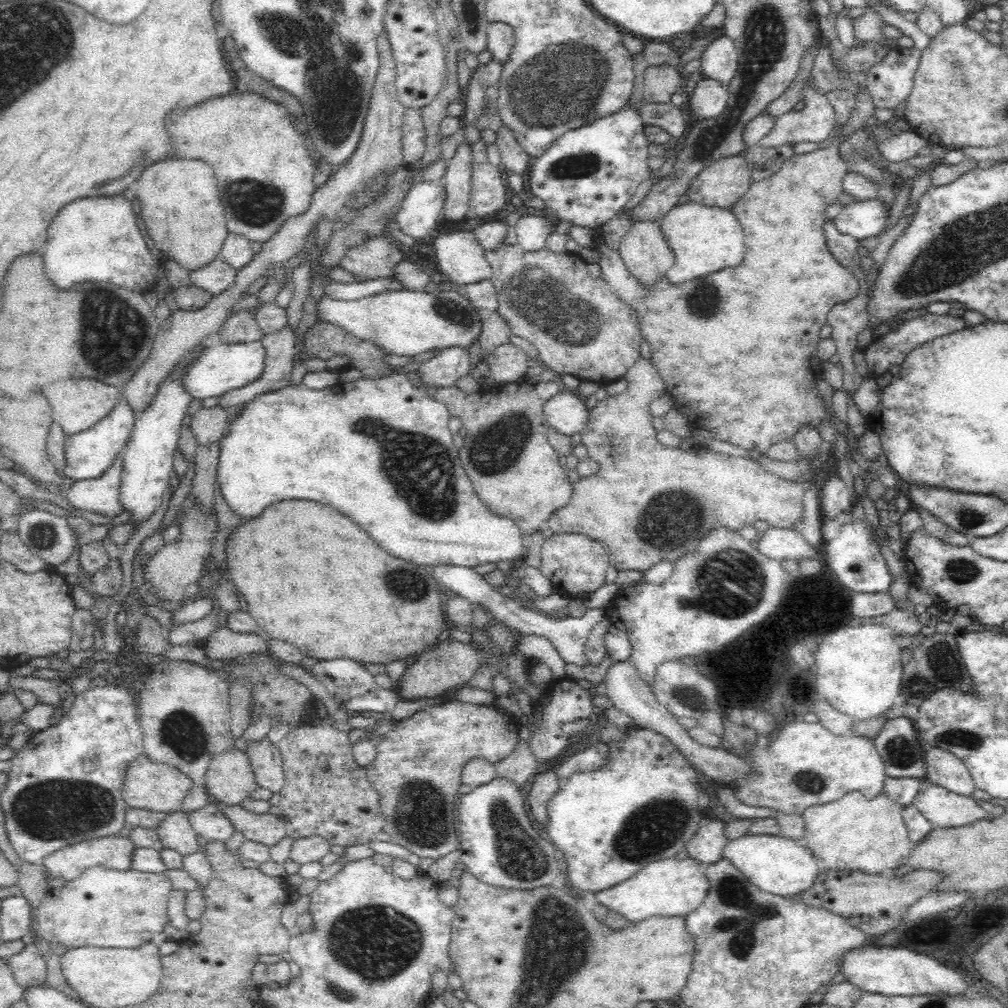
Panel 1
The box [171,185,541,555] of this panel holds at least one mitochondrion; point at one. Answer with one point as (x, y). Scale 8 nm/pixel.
(428, 486)

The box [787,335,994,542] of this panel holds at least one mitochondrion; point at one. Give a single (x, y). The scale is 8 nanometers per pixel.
(968, 517)

